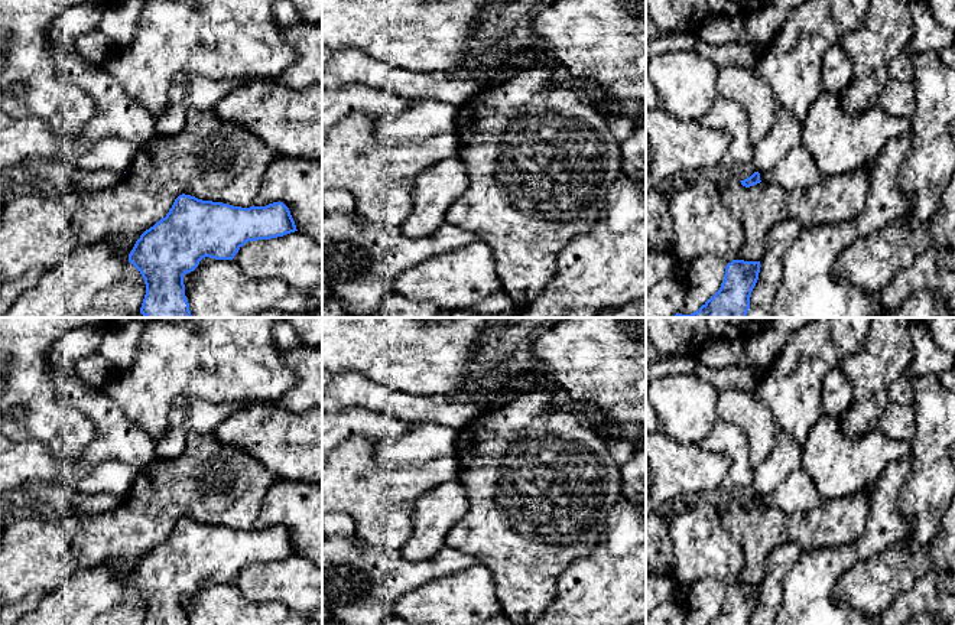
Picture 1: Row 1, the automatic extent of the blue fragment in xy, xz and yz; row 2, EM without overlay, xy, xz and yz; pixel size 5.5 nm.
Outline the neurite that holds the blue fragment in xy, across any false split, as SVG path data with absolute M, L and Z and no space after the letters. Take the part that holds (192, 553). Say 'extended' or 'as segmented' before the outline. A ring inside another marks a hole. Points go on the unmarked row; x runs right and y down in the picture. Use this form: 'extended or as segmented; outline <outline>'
as segmented; outline M179 518L165 541L146 553L129 577L144 602L143 625L188 625L183 599L205 580L233 583L249 564L295 556L283 525L233 530Z

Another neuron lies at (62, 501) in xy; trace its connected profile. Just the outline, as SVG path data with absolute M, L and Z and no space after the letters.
M29 481L20 486L35 499L45 502L52 515L66 517L69 514L107 512L123 504L124 497L111 494L82 494L72 486Z

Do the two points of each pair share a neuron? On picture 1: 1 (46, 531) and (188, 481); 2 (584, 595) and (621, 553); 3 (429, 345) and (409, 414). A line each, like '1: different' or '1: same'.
1: same
2: same
3: different

